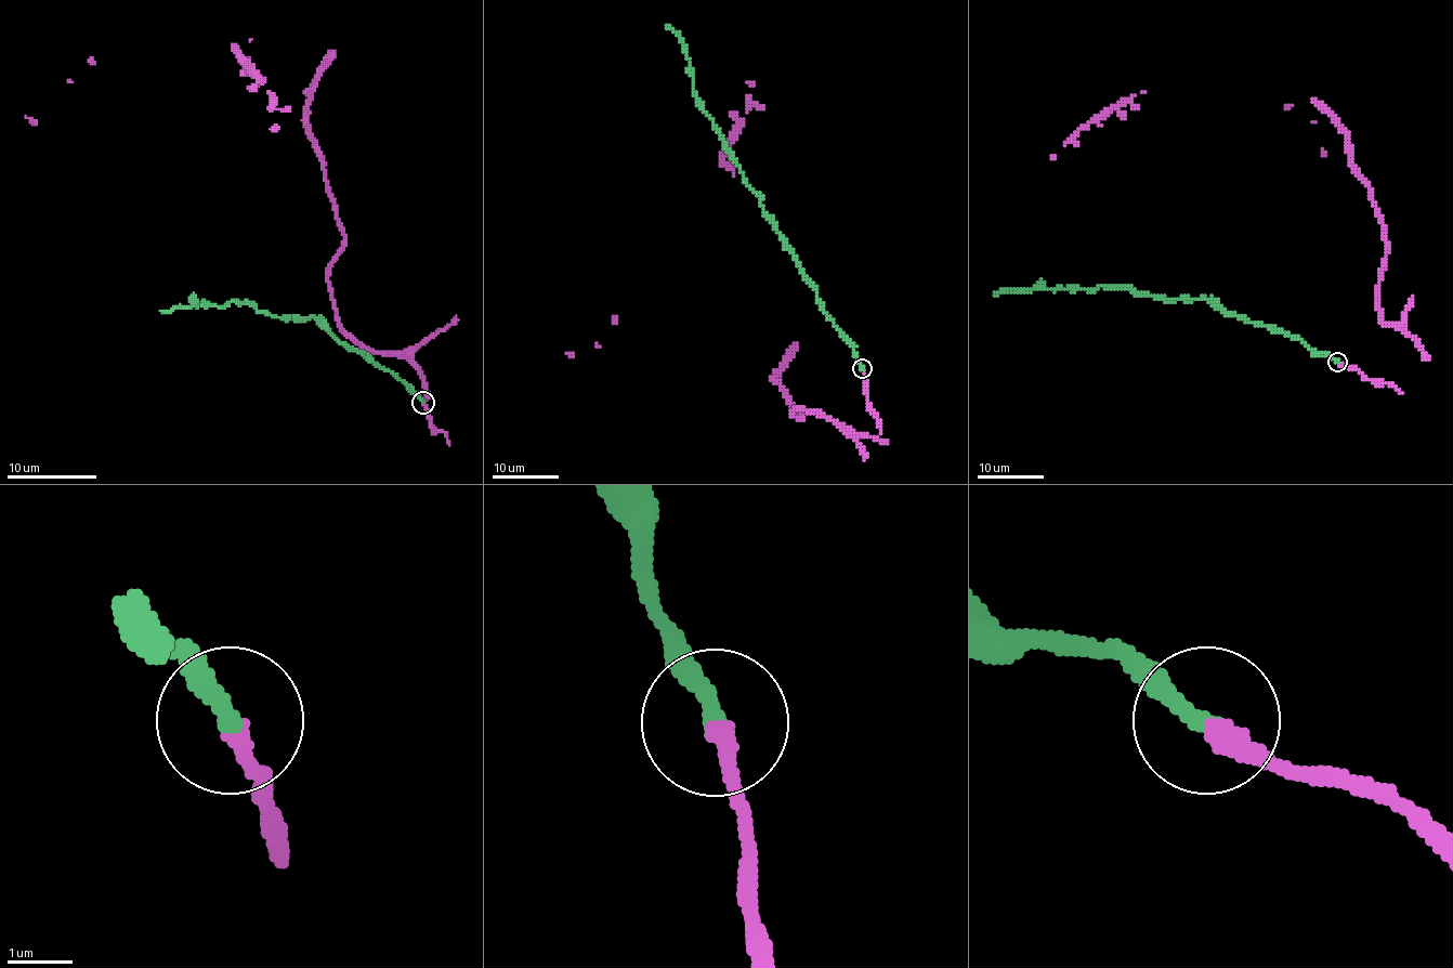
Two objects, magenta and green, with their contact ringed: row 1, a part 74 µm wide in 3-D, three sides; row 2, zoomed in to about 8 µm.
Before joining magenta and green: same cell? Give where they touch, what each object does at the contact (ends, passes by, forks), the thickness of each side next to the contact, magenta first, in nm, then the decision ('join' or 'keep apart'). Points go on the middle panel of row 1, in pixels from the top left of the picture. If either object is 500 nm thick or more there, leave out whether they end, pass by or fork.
at (862, 368); magenta ends there; green ends there; 320 nm thick on the magenta side, 320 nm on the other; join

